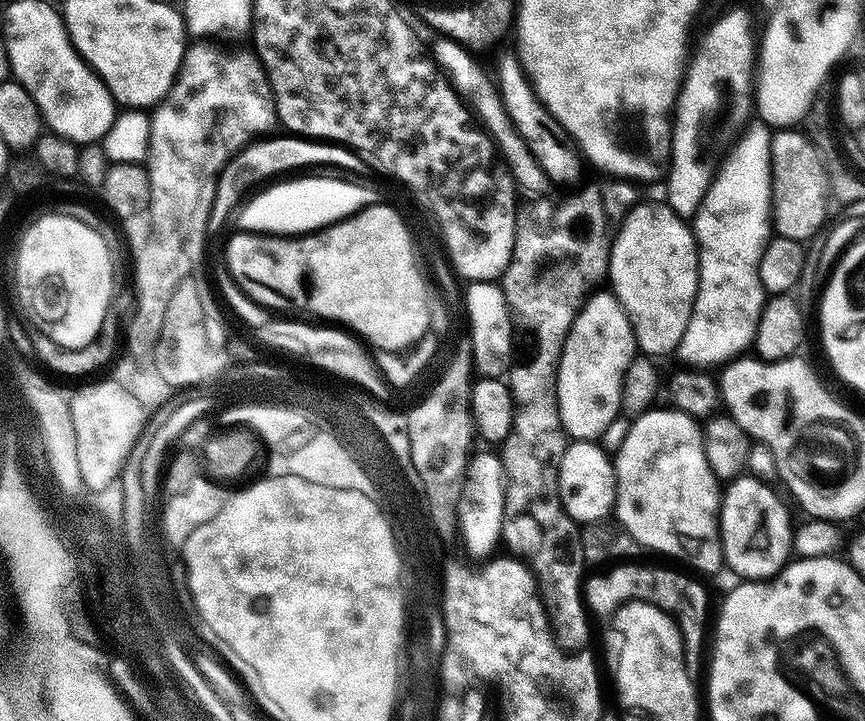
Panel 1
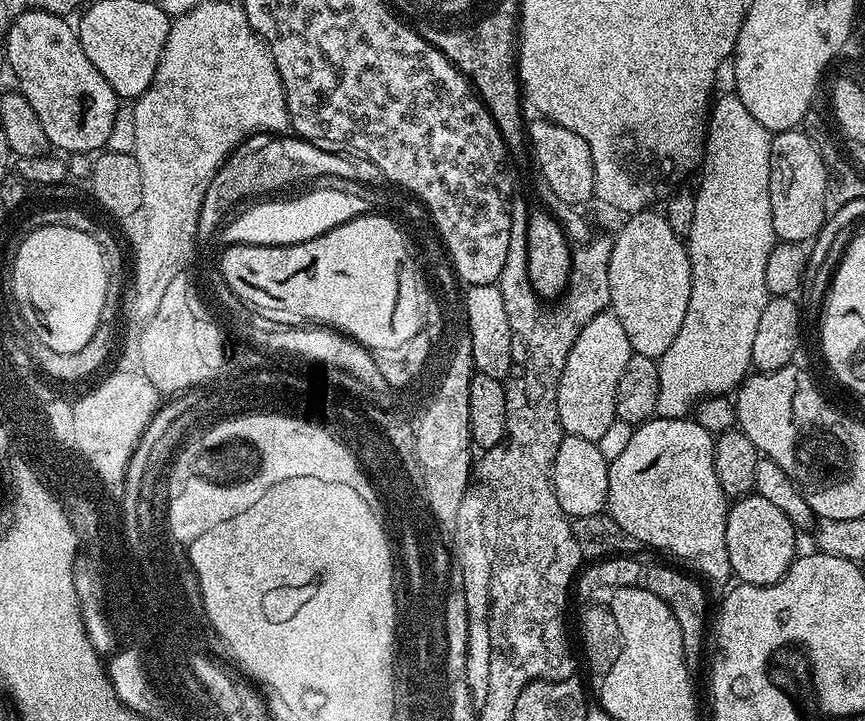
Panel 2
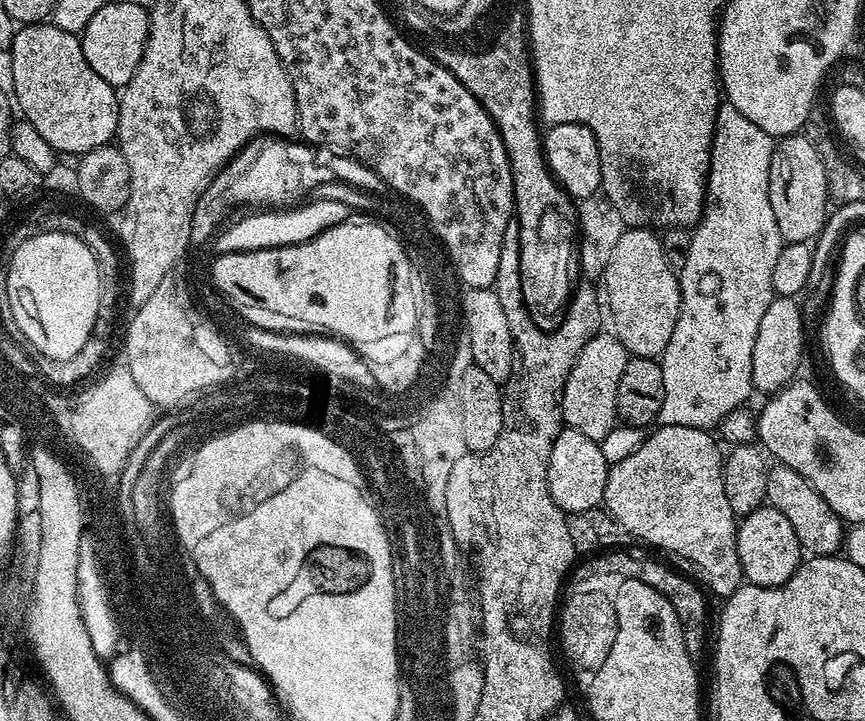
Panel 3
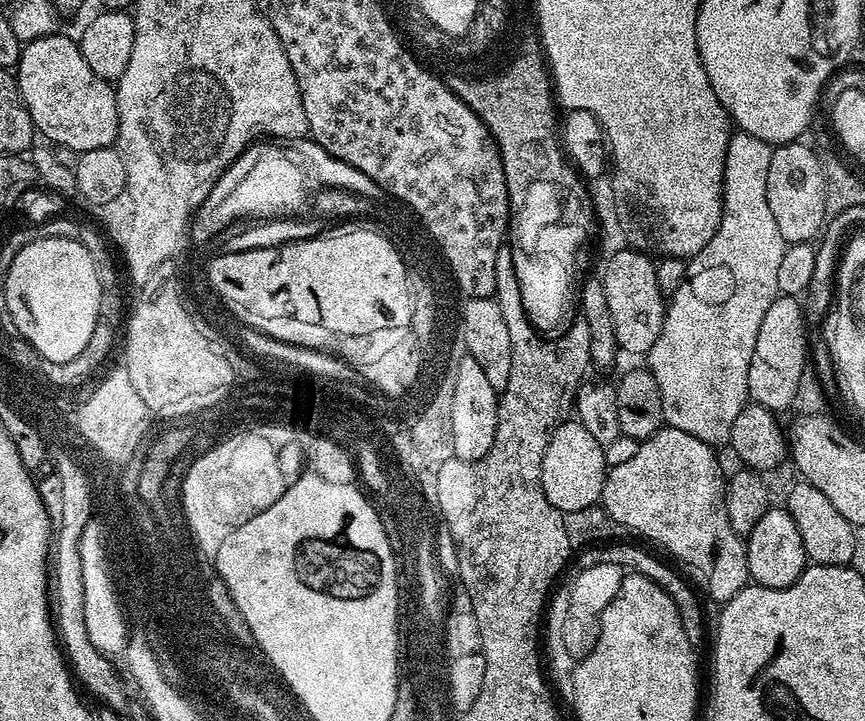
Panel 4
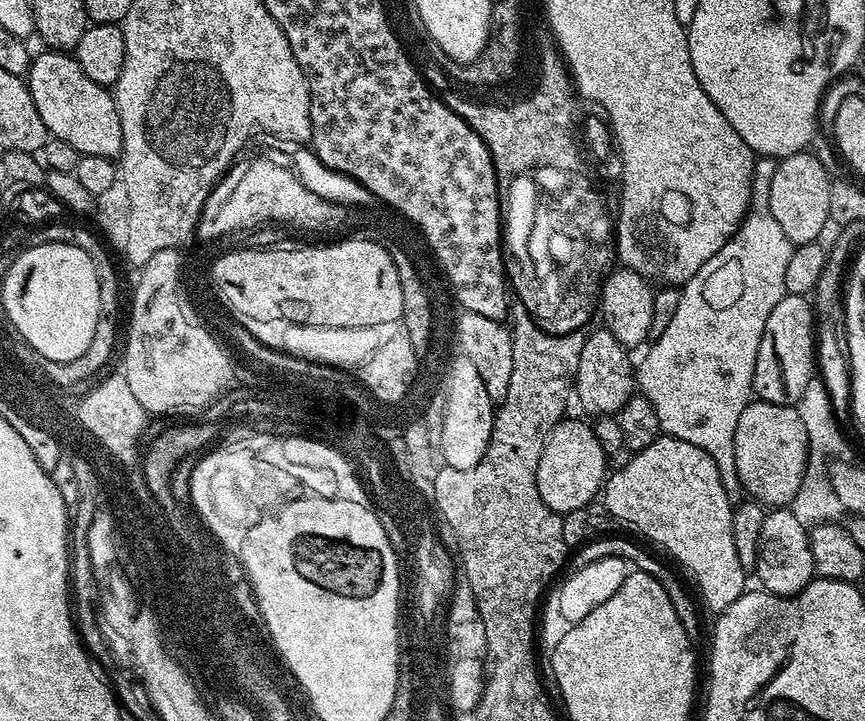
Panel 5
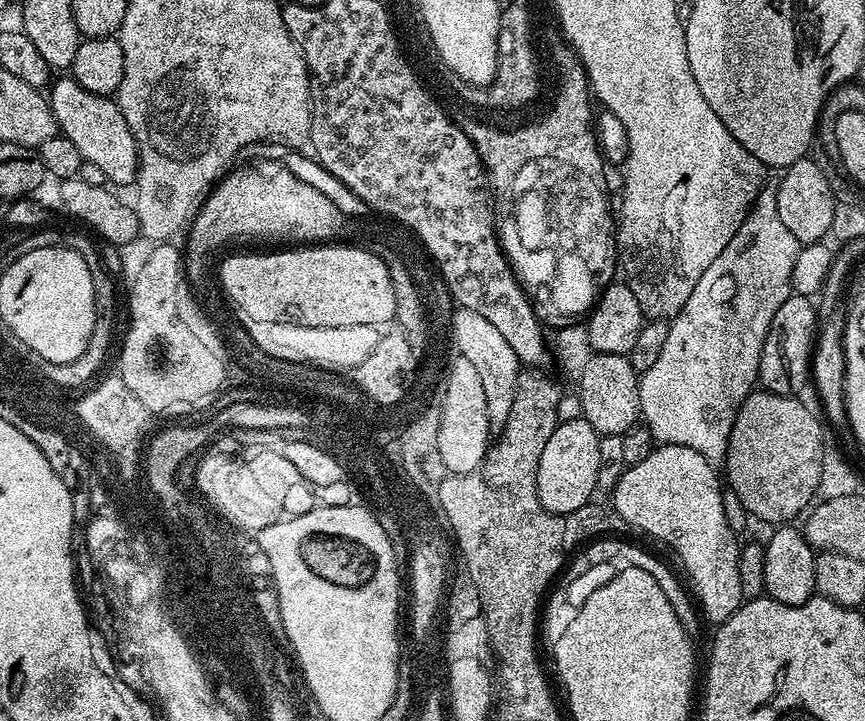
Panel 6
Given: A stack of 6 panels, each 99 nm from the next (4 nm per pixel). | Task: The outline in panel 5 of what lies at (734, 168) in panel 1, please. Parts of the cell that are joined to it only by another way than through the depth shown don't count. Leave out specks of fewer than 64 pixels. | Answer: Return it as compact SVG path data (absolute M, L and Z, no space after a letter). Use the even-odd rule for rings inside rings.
M757 159L756 169L752 171L752 200L748 203L748 212L740 223L740 229L726 242L726 246L722 246L722 250L718 250L718 254L714 254L714 258L710 258L710 262L702 266L702 270L698 270L698 274L682 285L678 310L674 310L670 326L651 341L652 349L645 354L641 364L639 361L634 372L639 395L647 398L654 406L654 414L658 414L661 433L690 442L690 446L698 446L698 450L706 450L706 454L714 458L726 498L734 506L746 496L736 473L734 430L738 430L738 418L742 418L742 410L746 410L754 396L754 362L758 358L762 330L766 330L770 310L774 310L786 294L786 266L794 247L768 209L770 178L774 178L776 166L775 159Z

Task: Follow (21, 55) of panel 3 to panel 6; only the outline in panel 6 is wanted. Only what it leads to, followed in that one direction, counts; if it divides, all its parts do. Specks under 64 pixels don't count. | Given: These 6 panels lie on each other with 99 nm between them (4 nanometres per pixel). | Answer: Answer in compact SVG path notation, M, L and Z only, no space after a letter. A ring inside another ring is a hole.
M56 78L51 81L46 99L52 107L59 135L74 142L82 160L99 166L102 174L106 174L109 185L131 185L135 181L140 162L140 156L136 152L136 139L134 134L130 134L130 126L126 126L126 118L122 118L122 110L112 96L90 94L90 90L78 86L74 79Z

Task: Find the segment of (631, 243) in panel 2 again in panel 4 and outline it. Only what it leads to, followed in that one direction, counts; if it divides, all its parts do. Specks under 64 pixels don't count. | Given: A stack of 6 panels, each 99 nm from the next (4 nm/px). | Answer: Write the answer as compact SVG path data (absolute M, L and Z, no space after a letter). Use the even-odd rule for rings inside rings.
M629 247L607 257L602 283L606 303L610 305L610 318L614 322L616 347L621 353L643 357L658 342L662 330L666 298L658 290L656 265L643 252Z

